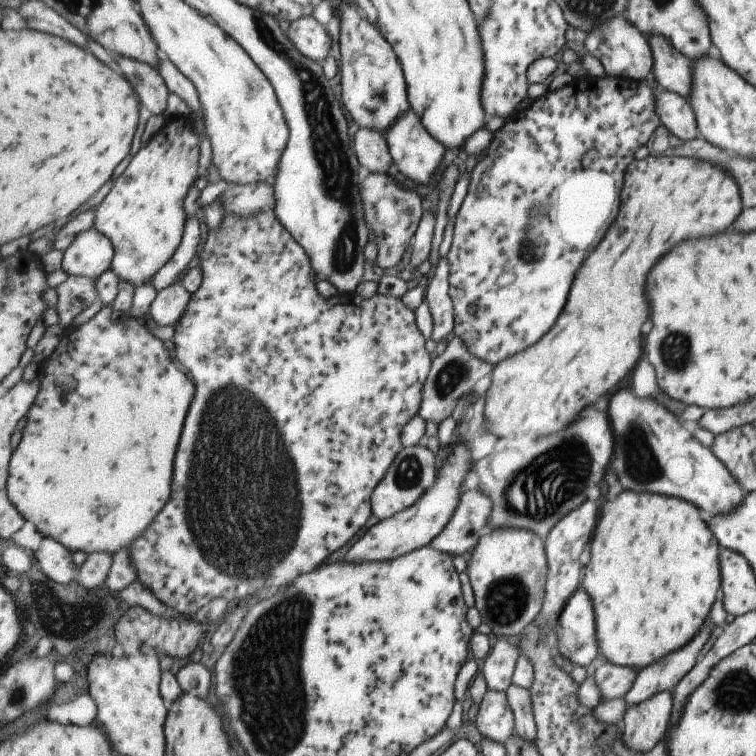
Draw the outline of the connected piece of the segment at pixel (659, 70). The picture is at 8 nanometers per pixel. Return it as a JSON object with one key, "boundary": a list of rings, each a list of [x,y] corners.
{"boundary":[[[653,35],[648,38],[654,58],[652,79],[657,86],[679,94],[686,99],[692,91],[692,62],[669,39]]]}

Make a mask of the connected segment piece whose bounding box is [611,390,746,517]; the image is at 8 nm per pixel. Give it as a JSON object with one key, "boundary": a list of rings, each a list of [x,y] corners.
{"boundary":[[[621,390],[611,400],[611,423],[616,435],[616,453],[612,467],[617,470],[625,488],[635,492],[659,492],[667,496],[679,496],[693,502],[699,510],[703,510],[709,517],[718,517],[734,511],[743,501],[745,490],[731,475],[716,455],[707,448],[699,446],[691,435],[691,428],[677,418],[668,408],[649,395],[637,398],[629,390]]]}

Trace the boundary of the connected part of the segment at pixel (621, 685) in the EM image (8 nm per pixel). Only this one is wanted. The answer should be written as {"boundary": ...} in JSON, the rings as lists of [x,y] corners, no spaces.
{"boundary":[[[611,661],[601,665],[594,672],[595,682],[600,693],[599,700],[625,697],[633,688],[639,672],[640,670],[635,667],[621,666]]]}

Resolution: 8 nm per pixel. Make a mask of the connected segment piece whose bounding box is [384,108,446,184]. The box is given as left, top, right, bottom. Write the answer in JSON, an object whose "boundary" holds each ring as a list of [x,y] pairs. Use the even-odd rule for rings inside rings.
{"boundary":[[[411,108],[391,129],[387,129],[384,135],[388,140],[394,164],[398,170],[410,180],[421,184],[429,184],[431,176],[441,166],[446,146],[435,139],[429,130],[426,129],[421,117]]]}

